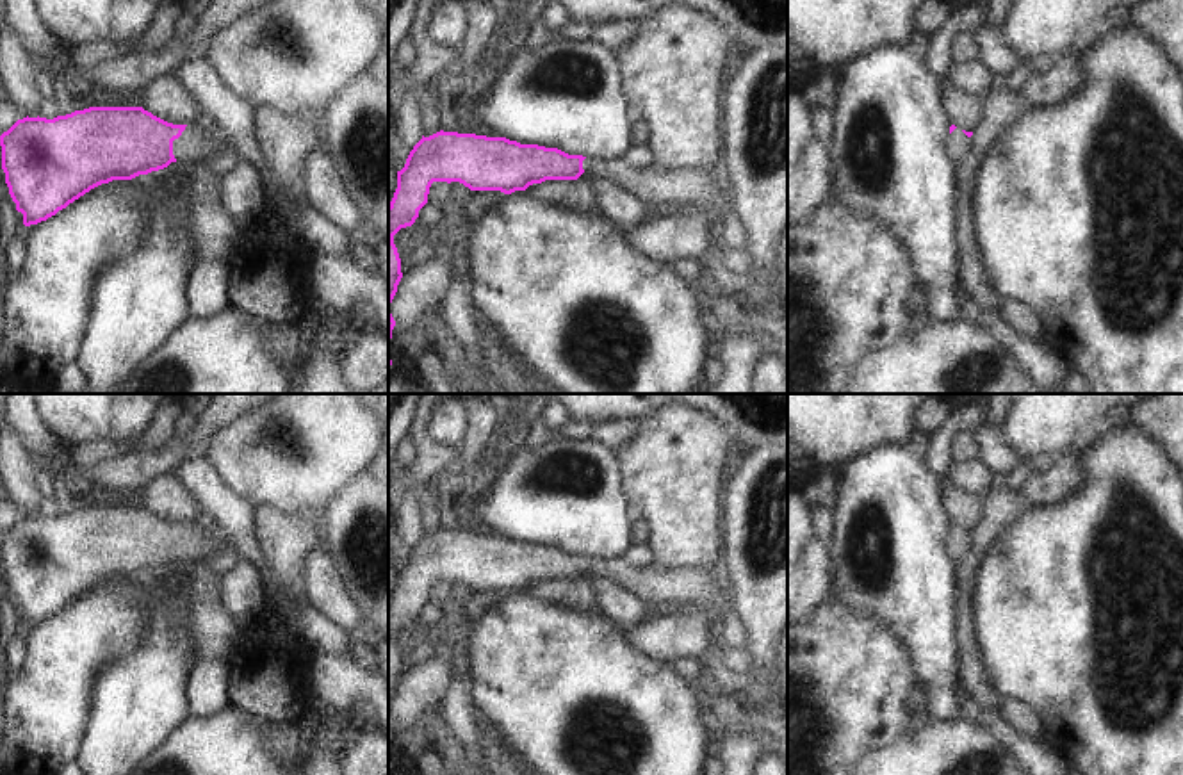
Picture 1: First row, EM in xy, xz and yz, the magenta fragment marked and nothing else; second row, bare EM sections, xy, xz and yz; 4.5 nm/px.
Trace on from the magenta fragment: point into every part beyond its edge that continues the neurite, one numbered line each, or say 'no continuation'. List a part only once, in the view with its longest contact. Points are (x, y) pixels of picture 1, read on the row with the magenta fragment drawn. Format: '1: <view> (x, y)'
1: xy (196, 143)

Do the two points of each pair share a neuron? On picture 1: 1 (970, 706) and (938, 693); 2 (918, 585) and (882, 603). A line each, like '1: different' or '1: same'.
1: different
2: same

